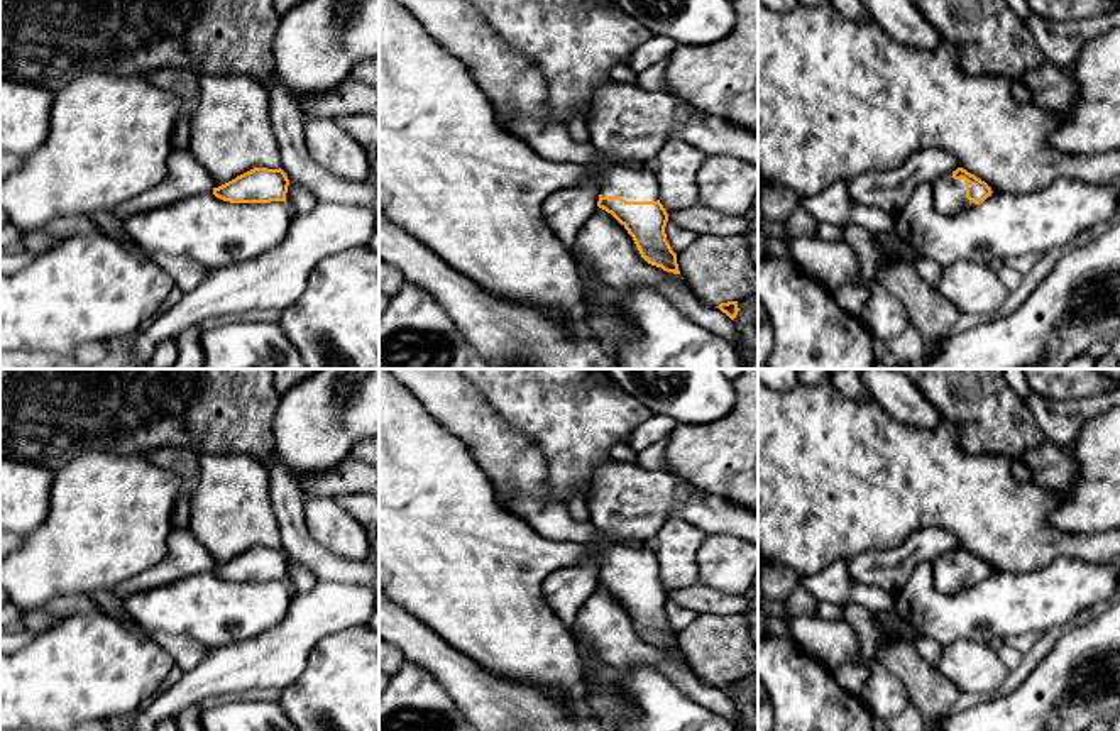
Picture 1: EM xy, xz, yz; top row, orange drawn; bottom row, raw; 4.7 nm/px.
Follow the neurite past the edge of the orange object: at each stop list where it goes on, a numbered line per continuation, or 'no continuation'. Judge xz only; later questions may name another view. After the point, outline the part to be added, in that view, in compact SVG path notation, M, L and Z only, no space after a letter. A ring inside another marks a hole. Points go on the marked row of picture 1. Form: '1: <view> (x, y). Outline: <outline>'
1: xz (469, 190). Outline: M379 0L379 212L487 293L504 301L574 315L582 313L582 278L570 249L546 227L541 206L550 195L585 179L592 179L602 196L660 200L651 166L589 171L582 162L541 157L499 125L492 103L462 61L447 52L398 0Z

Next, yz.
1: yz (949, 195). Outline: M953 173L934 181L932 191L934 205L939 213L954 215L975 206L975 203L966 198L966 181L954 179Z

